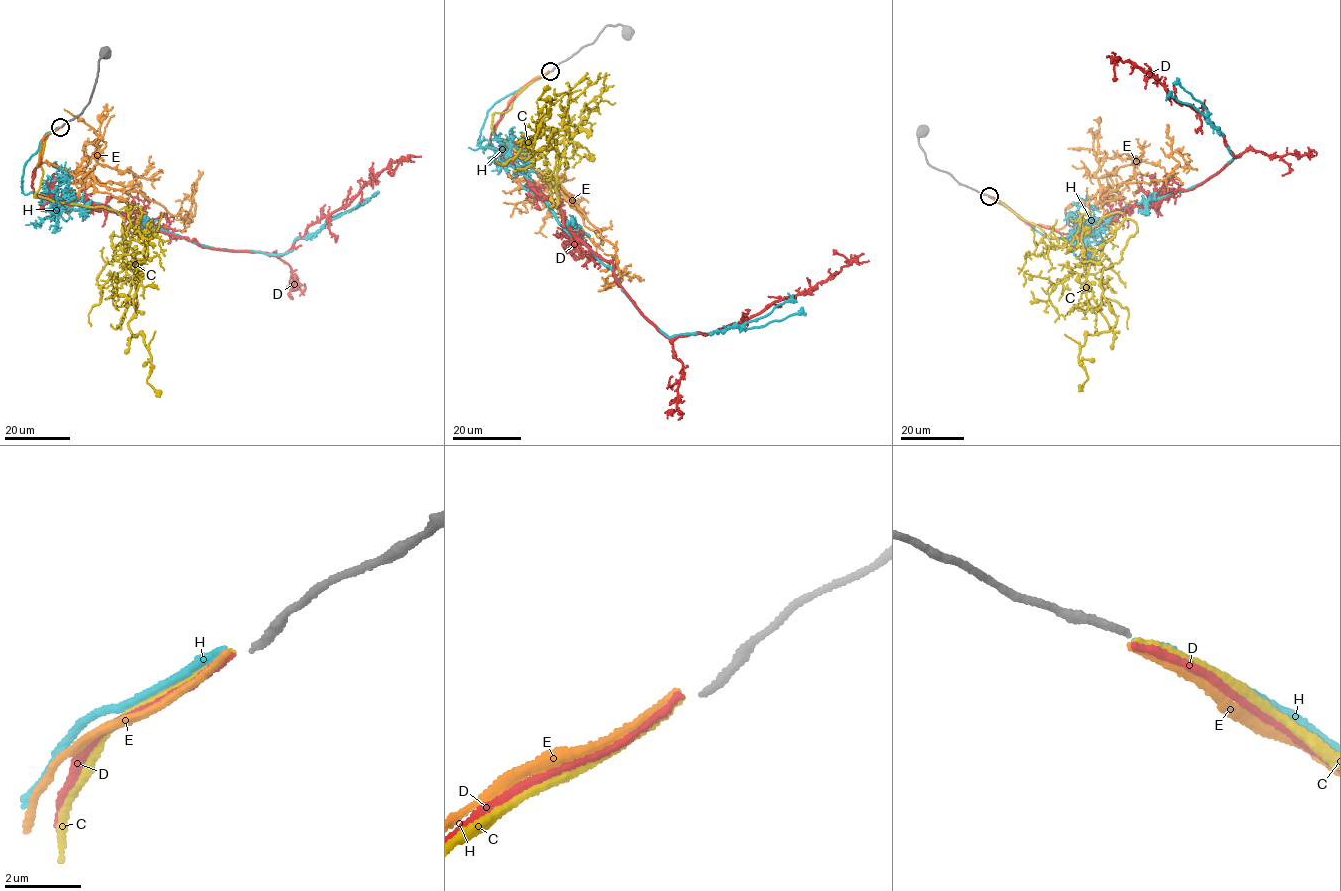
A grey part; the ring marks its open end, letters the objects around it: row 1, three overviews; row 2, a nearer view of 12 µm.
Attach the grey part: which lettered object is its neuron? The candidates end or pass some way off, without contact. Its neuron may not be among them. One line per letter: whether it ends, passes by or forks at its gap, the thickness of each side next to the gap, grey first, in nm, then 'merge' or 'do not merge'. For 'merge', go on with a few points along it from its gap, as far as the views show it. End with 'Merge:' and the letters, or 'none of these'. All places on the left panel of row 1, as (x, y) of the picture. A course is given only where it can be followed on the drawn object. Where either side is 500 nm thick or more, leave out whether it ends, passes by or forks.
C: it ends | 200/170 nm | merge | via (59, 127), (35, 197), (123, 219), (123, 262), (137, 282), (128, 329), (143, 337), (159, 396)
D: it ends | 200/200 nm | do not merge
E: it ends | 200/150 nm | do not merge
H: it ends | 200/200 nm | do not merge
Merge: C

